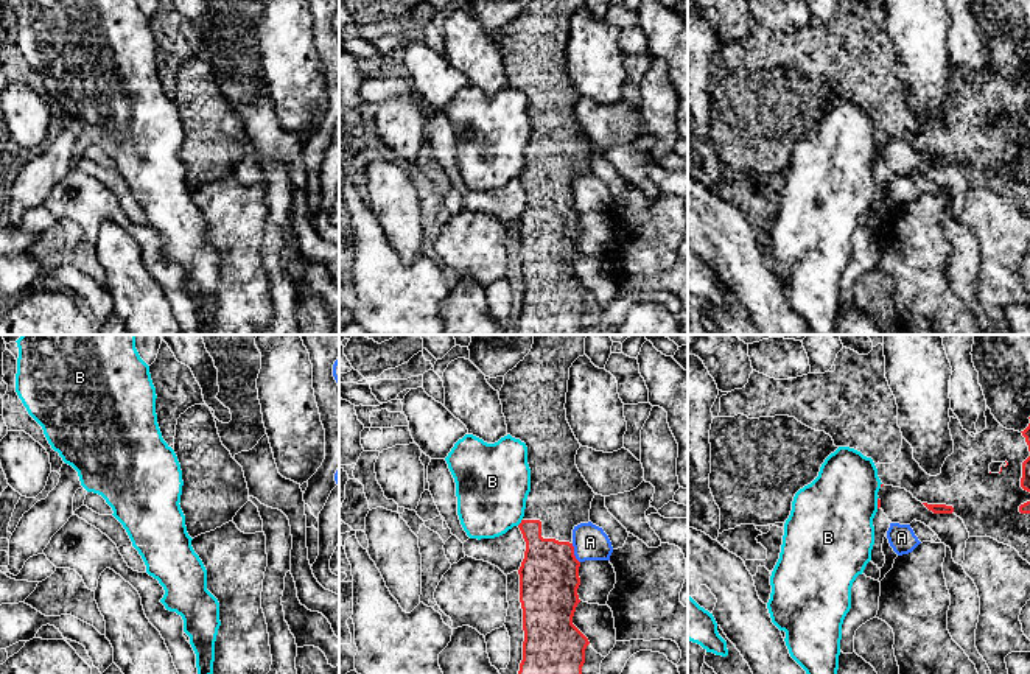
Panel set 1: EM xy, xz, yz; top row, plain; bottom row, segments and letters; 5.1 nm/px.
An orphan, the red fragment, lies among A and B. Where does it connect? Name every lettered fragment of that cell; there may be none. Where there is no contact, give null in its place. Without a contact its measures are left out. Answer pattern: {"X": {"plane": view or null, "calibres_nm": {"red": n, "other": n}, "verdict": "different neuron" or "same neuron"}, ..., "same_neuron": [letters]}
{"A": {"plane": "xz", "calibres_nm": {"red": 300, "other": 180}, "verdict": "different neuron"}, "B": {"plane": "xz", "calibres_nm": {"red": 260, "other": 380}, "verdict": "different neuron"}, "same_neuron": []}

